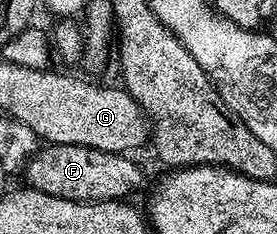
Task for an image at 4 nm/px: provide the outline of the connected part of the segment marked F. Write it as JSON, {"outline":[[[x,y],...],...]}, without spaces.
{"outline":[[[52,143],[38,148],[26,160],[25,172],[32,188],[58,201],[68,199],[81,205],[94,205],[102,199],[122,200],[123,195],[135,191],[143,175],[137,164],[123,153],[89,149],[81,145]]]}

